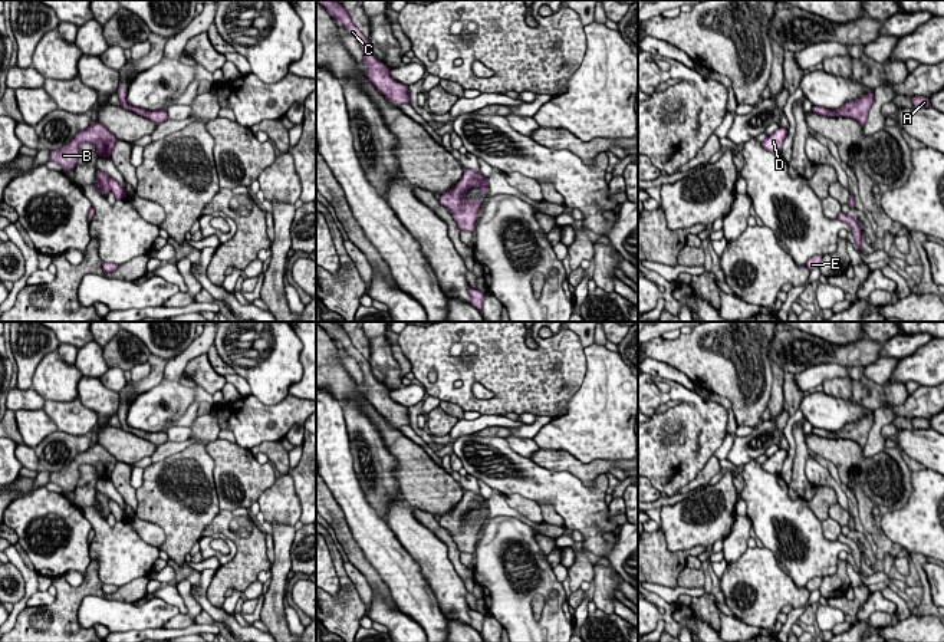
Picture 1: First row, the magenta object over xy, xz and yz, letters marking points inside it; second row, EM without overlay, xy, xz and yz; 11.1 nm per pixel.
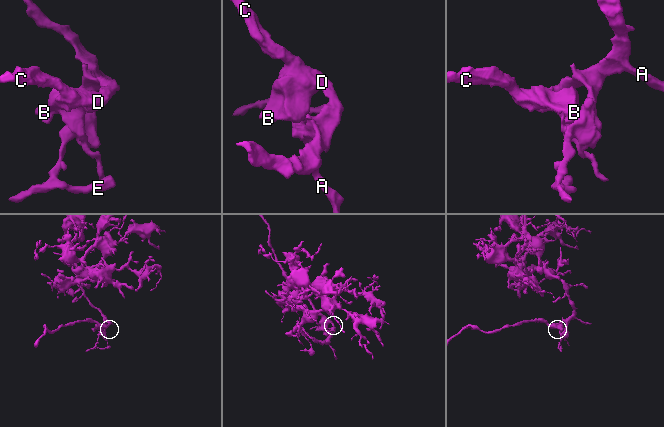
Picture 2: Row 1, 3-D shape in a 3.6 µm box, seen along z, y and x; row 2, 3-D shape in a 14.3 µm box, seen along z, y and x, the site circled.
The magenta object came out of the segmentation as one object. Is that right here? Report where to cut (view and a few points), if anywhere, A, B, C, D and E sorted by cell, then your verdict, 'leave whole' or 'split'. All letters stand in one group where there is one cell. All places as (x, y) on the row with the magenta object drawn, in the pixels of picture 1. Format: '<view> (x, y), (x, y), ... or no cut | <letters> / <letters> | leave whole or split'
no cut | A B C D E | leave whole

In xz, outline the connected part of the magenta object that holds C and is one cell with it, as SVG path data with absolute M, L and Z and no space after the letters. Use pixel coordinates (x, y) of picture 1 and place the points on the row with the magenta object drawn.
M316 0L333 19L339 20L345 30L353 36L364 52L364 63L368 70L368 79L392 103L409 103L409 90L407 85L394 80L389 76L389 68L379 62L371 50L371 43L359 29L352 23L349 11L335 0Z

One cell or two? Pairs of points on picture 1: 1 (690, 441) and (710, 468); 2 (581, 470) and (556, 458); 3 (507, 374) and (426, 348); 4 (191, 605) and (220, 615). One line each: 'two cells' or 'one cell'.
1: two cells
2: one cell
3: one cell
4: two cells

